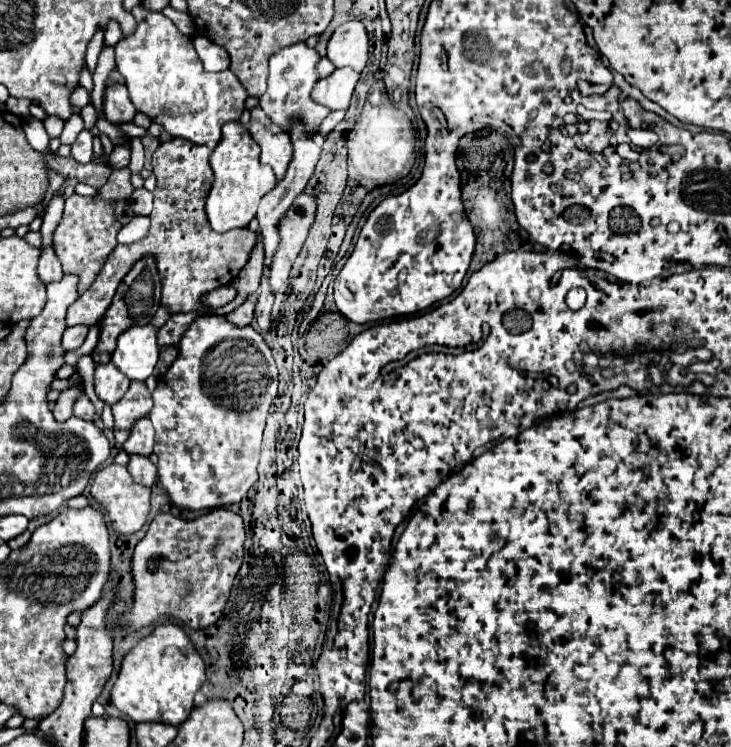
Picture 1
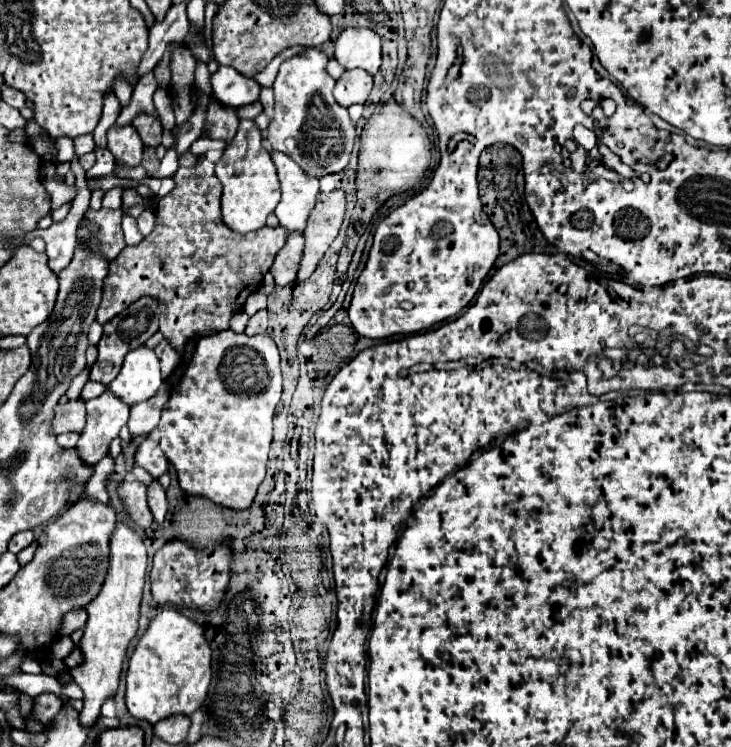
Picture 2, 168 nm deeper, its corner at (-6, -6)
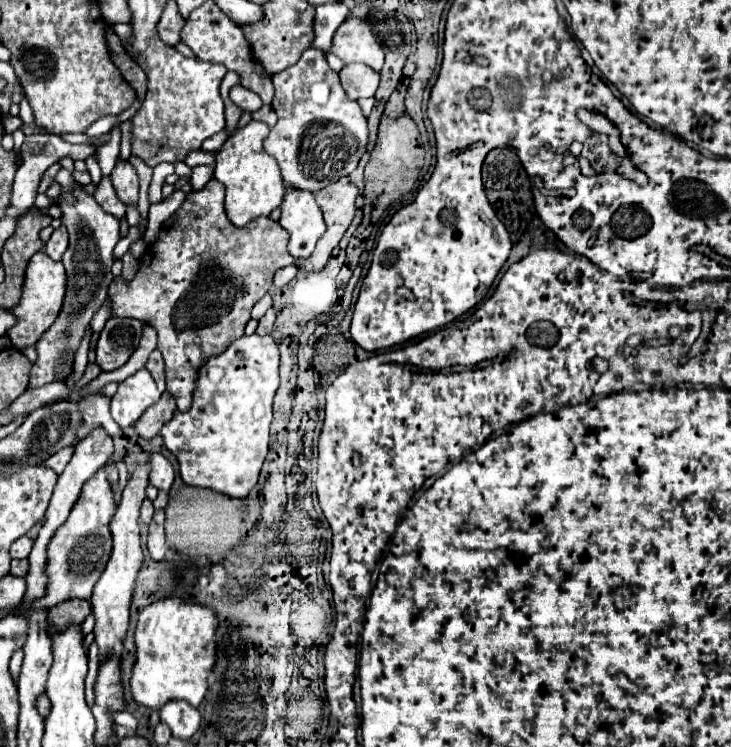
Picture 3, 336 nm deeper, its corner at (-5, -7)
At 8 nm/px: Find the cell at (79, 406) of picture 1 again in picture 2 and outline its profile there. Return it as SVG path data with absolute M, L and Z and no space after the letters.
M76 399L76 401L68 401L66 405L58 405L56 407L56 415L54 415L54 433L68 433L68 431L82 431L86 423L86 409L84 409L84 401Z

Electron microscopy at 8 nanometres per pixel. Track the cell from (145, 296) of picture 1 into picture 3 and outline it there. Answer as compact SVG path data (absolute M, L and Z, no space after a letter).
M107 320L97 342L97 364L105 372L121 368L135 352L141 332L143 324L139 320Z

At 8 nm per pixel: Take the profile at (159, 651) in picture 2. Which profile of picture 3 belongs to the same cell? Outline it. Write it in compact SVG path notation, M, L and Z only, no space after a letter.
M177 596L159 598L151 606L147 606L139 614L139 622L135 628L135 644L137 644L137 662L131 676L131 692L135 702L147 708L161 708L167 700L187 700L191 706L199 706L207 692L207 678L215 664L217 640L215 630L219 626L215 610L195 604L191 600L181 600Z

